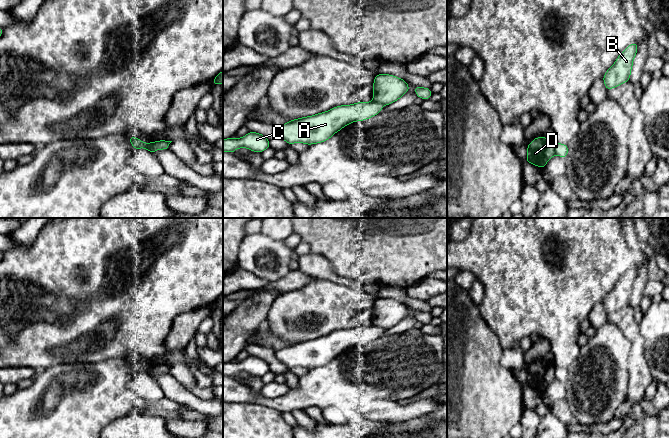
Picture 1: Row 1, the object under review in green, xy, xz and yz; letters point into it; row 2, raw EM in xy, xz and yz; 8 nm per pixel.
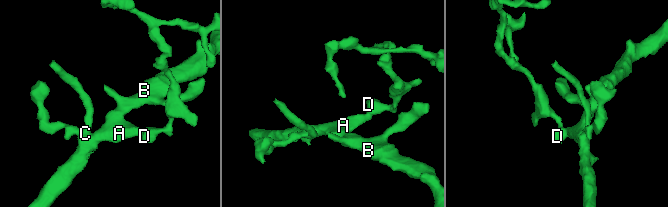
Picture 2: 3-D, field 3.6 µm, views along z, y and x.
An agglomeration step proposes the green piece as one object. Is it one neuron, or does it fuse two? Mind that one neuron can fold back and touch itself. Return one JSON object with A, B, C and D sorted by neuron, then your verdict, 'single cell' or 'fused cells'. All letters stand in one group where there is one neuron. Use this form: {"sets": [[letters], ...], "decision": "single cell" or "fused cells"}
{"sets": [["A", "B", "C"], ["D"]], "decision": "fused cells"}

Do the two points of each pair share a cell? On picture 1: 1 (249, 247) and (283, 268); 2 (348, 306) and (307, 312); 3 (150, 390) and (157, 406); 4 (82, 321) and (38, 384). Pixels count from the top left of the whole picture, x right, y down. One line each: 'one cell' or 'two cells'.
1: one cell
2: one cell
3: two cells
4: two cells

